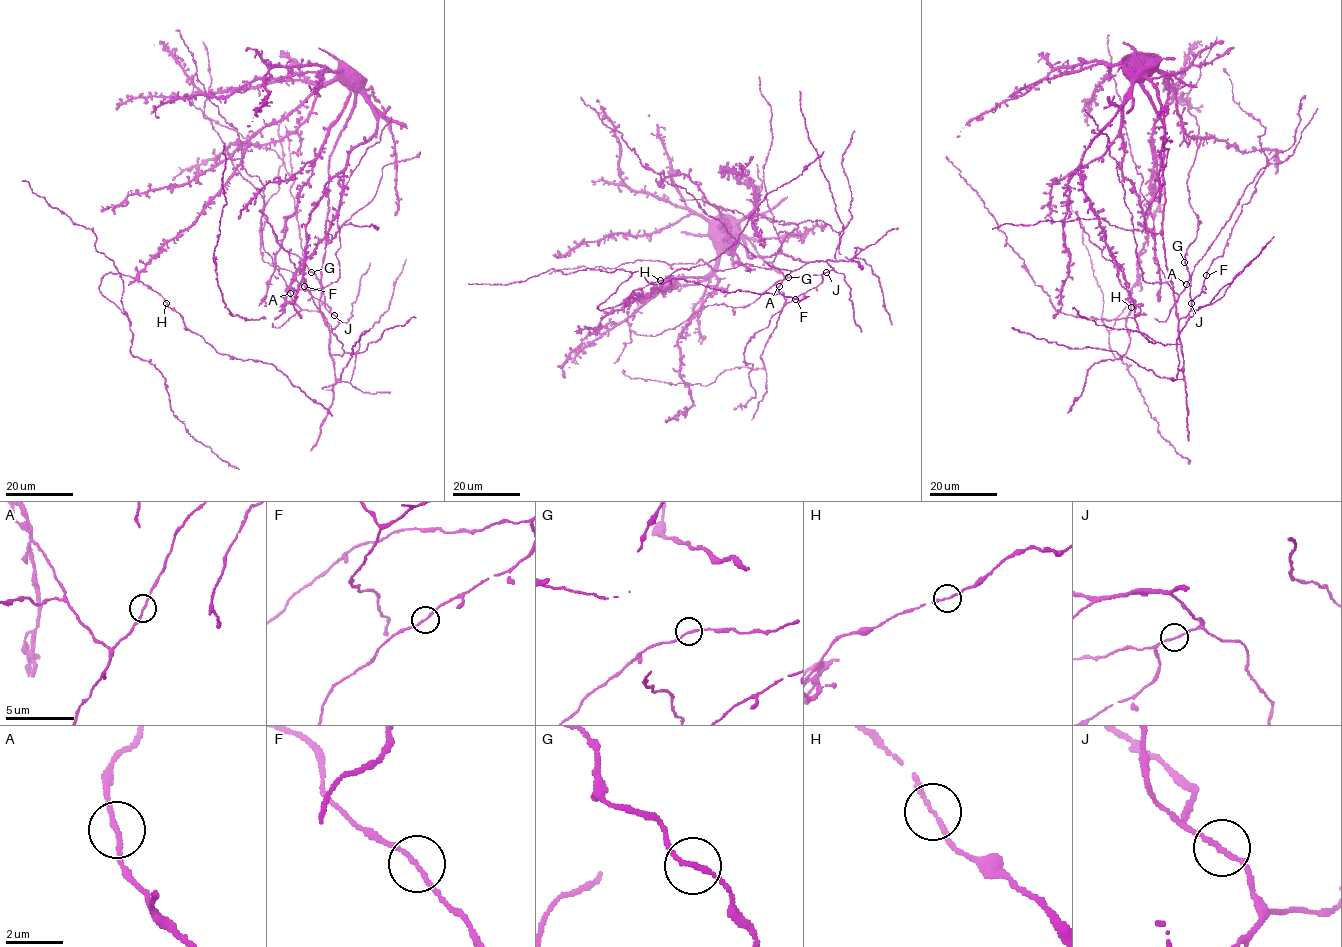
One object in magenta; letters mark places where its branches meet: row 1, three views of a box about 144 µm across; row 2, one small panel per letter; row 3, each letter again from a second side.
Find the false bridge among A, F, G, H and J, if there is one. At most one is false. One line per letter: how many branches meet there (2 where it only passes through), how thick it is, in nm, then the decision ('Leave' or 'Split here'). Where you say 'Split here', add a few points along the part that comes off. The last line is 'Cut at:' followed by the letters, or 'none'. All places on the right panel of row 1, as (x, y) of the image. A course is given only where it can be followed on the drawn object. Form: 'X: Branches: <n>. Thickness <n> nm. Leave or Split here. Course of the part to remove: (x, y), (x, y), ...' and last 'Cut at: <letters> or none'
A: Branches: 2. Thickness 150 nm. Leave
F: Branches: 2. Thickness 140 nm. Leave
G: Branches: 2. Thickness 150 nm. Leave
H: Branches: 2. Thickness 140 nm. Leave
J: Branches: 2. Thickness 140 nm. Leave
Cut at: none

